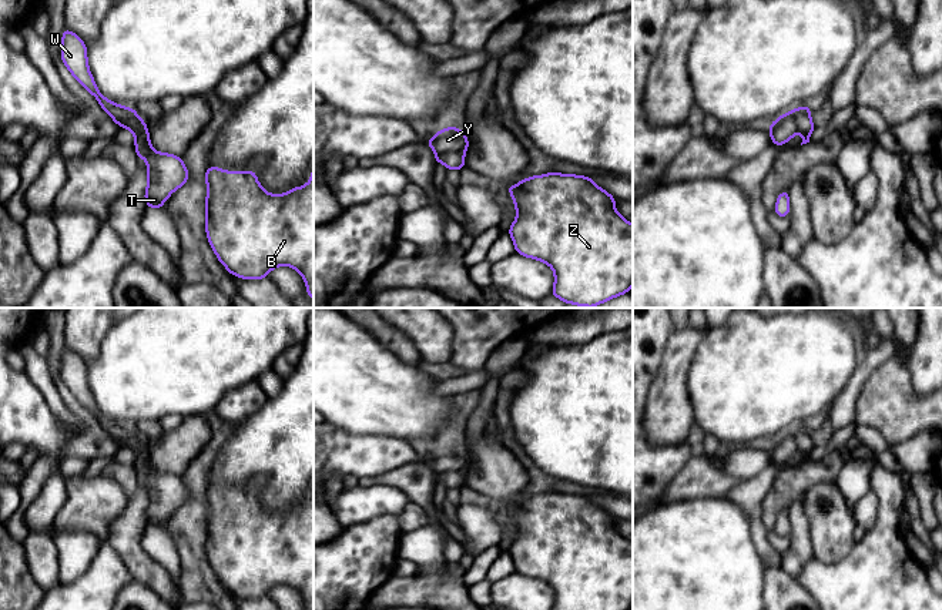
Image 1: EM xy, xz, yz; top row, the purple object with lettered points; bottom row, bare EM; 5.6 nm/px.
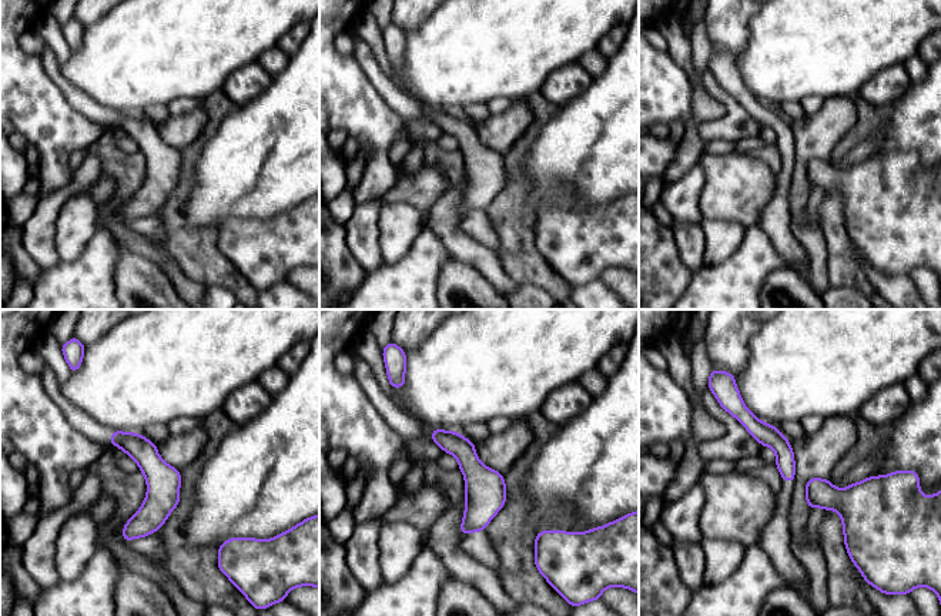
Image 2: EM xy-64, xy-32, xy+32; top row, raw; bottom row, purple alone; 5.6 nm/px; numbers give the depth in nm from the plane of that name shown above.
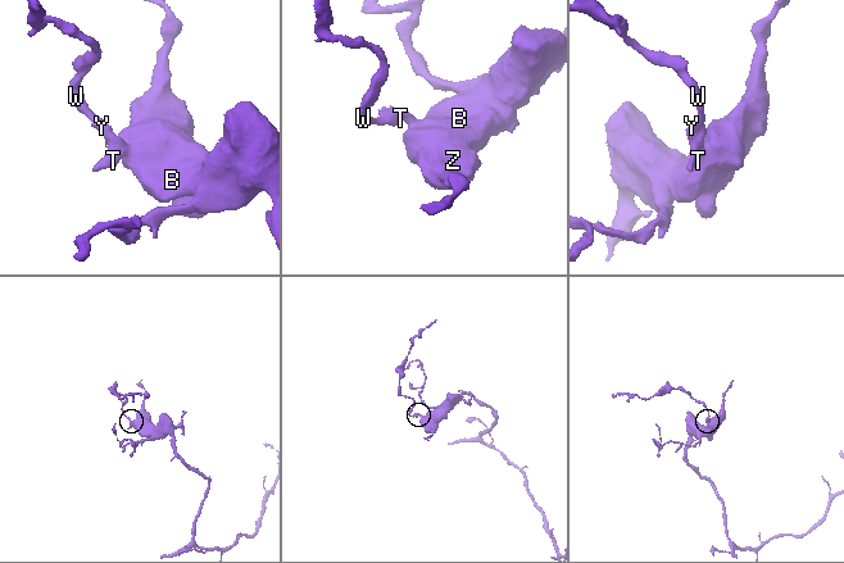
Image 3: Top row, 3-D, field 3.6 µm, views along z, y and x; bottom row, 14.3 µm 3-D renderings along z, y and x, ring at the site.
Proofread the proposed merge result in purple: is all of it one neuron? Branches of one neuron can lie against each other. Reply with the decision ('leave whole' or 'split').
split

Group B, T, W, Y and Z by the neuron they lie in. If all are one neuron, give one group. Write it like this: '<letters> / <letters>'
B T Y Z / W

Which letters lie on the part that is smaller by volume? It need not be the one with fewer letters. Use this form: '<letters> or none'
W

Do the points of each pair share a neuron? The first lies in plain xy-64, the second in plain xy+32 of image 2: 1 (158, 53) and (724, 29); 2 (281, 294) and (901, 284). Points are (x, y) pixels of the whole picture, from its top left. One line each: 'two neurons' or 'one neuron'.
1: two neurons
2: one neuron

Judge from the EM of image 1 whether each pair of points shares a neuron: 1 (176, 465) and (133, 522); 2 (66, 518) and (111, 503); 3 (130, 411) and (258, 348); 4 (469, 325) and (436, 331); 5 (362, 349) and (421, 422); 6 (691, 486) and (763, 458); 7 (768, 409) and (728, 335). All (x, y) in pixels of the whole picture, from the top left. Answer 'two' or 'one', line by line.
1: two
2: one
3: one
4: two
5: one
6: one
7: one

